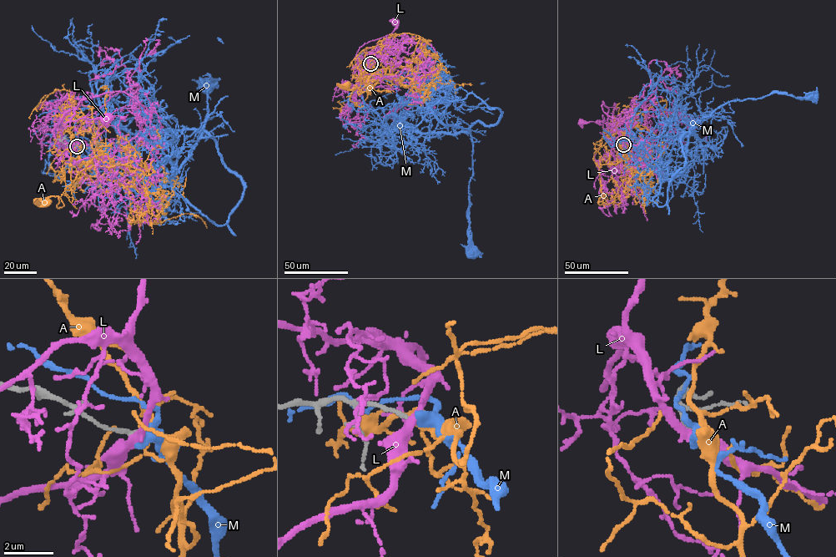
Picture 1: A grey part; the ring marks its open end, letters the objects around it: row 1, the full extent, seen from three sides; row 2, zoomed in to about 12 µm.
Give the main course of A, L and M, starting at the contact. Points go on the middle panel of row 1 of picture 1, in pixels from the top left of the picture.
A: (370, 63), (377, 68), (358, 91), (359, 94), (356, 85), (349, 89), (346, 84)
L: (370, 63), (361, 70), (355, 58), (356, 52), (365, 43), (390, 33), (395, 27), (395, 21)
M: (370, 63), (384, 76), (414, 86), (419, 98), (444, 125), (470, 134), (472, 255)

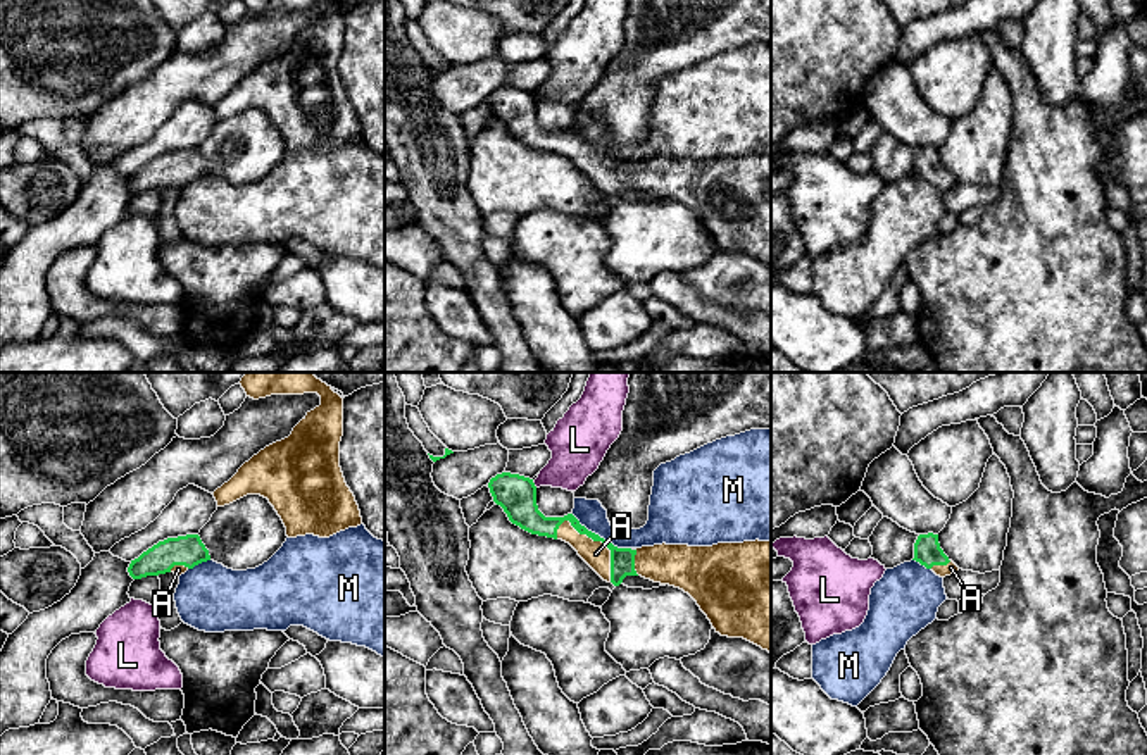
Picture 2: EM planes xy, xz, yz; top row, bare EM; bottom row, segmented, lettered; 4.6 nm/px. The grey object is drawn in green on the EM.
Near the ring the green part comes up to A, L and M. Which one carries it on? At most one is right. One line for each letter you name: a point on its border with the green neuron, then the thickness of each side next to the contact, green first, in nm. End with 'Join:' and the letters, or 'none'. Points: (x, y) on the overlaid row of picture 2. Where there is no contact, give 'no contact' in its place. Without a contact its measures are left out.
A: xz (602, 542) | 110/120 nm
Join: A

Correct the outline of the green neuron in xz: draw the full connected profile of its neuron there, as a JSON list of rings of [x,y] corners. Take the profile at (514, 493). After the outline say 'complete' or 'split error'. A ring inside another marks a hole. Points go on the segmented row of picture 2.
[[[502,472],[488,483],[493,502],[504,509],[509,521],[521,529],[562,540],[607,583],[619,586],[626,576],[642,576],[654,583],[669,584],[688,593],[707,615],[716,633],[743,638],[771,652],[771,541],[718,543],[712,546],[654,545],[636,550],[617,548],[588,531],[567,514],[545,517],[536,505],[533,479]]]; split error

